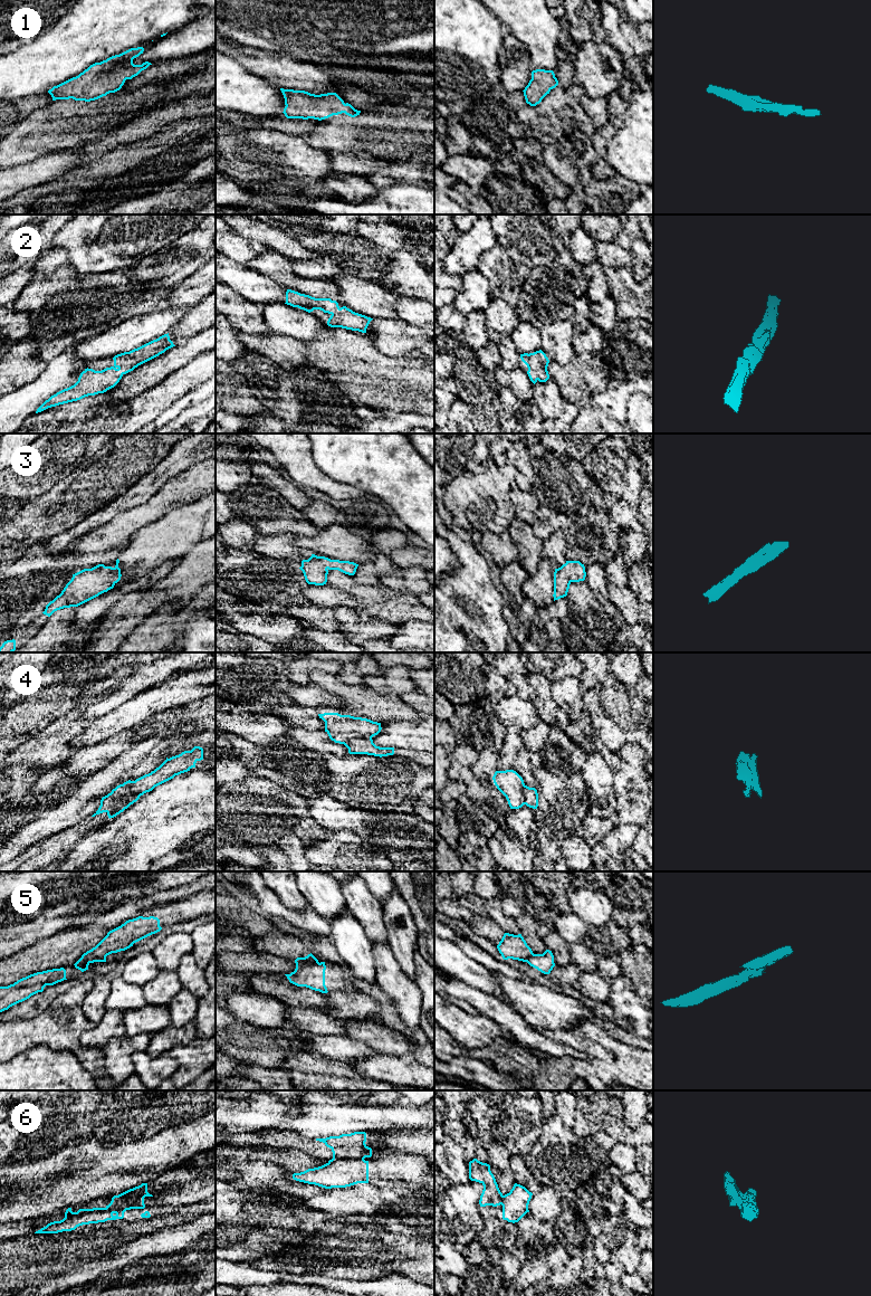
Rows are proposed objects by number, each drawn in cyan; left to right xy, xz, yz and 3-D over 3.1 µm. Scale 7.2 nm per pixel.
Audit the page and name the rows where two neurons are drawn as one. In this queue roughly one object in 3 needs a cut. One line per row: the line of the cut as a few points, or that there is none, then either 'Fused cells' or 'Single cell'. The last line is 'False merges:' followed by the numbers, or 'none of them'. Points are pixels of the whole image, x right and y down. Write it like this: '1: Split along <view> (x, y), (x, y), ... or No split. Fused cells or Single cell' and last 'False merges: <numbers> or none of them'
1: No split. Single cell
2: No split. Single cell
3: No split. Single cell
4: Split along xz (371, 736), (352, 737), (343, 743). Fused cells
5: Split along xz (296, 962), (305, 964), (318, 963). Fused cells
6: Split along xz (333, 1158), (361, 1158), (363, 1160). Fused cells
False merges: 4, 5, 6

